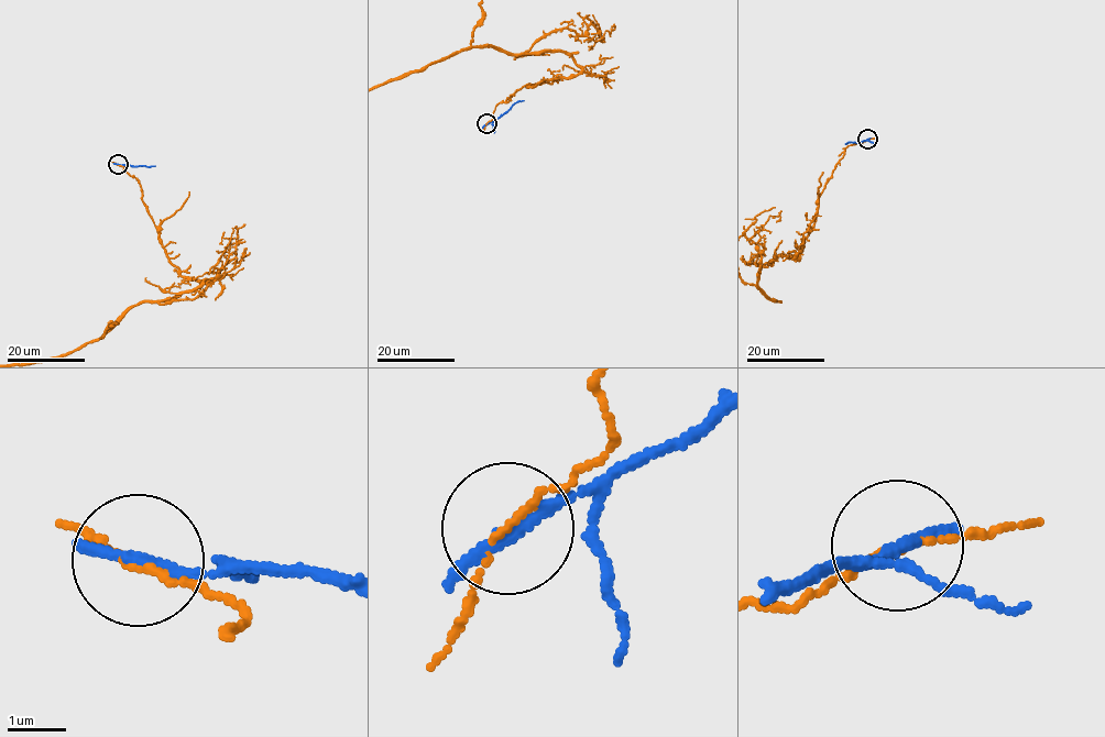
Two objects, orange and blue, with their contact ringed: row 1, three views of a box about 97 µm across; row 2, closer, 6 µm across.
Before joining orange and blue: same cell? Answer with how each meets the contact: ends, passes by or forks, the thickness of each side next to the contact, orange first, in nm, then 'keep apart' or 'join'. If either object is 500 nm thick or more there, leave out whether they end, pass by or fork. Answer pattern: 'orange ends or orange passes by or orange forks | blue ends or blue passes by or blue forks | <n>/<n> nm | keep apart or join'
orange passes by | blue passes by | 90/180 nm | keep apart

